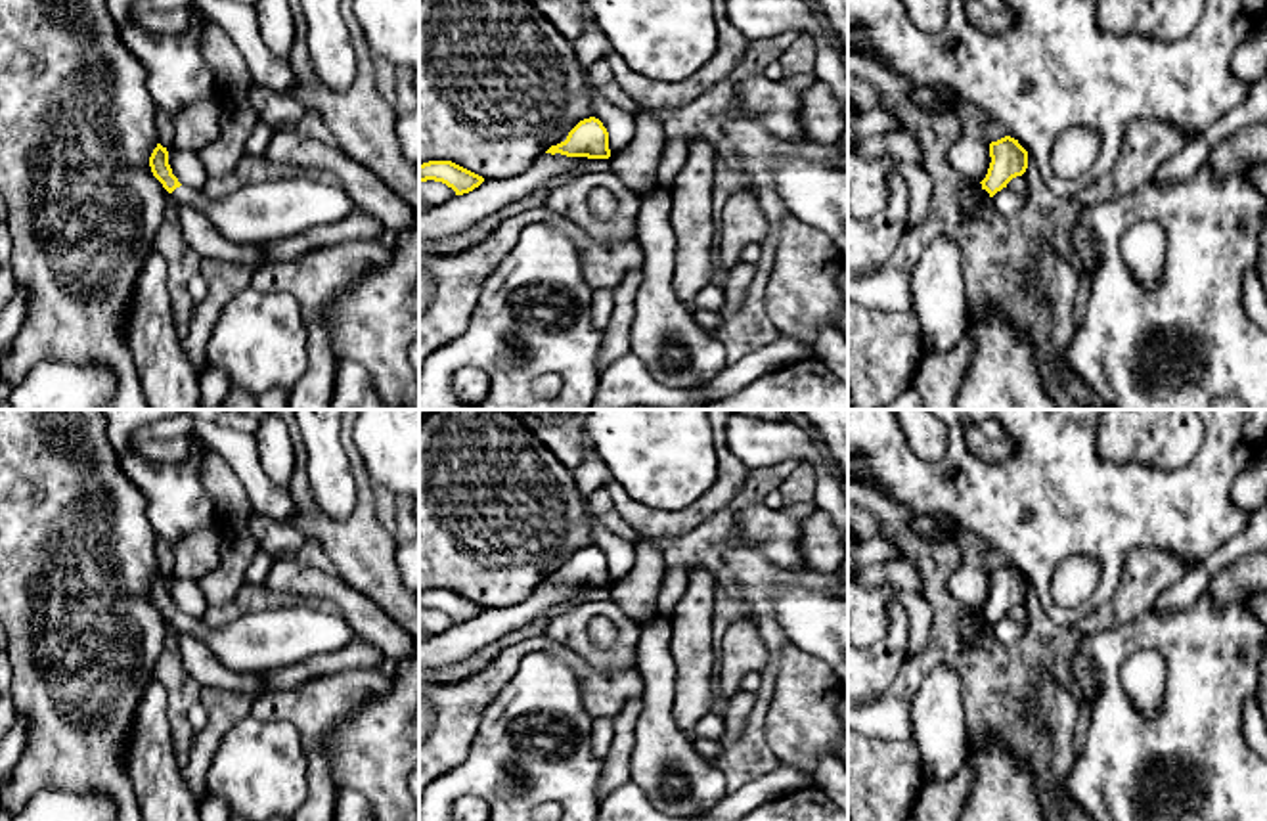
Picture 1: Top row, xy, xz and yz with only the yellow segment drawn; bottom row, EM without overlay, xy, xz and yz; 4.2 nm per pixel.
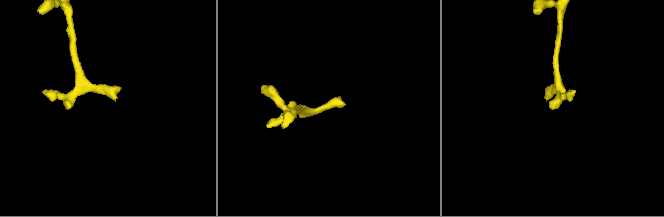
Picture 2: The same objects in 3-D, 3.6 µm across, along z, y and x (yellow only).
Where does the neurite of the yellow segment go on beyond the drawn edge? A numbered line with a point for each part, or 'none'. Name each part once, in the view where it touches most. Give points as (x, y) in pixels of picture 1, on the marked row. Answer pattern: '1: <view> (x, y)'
1: xy (268, 211)

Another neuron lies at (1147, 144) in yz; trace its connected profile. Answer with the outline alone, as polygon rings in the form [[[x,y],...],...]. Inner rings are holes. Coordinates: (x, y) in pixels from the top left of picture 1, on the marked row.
[[[1137,119],[1125,128],[1123,144],[1114,166],[1072,197],[1085,209],[1104,199],[1145,188],[1154,182],[1156,170],[1169,157],[1185,149],[1190,140],[1192,136],[1167,122]]]

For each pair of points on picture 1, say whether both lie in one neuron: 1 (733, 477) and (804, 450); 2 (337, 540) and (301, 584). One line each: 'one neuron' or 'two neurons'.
1: two neurons
2: two neurons

